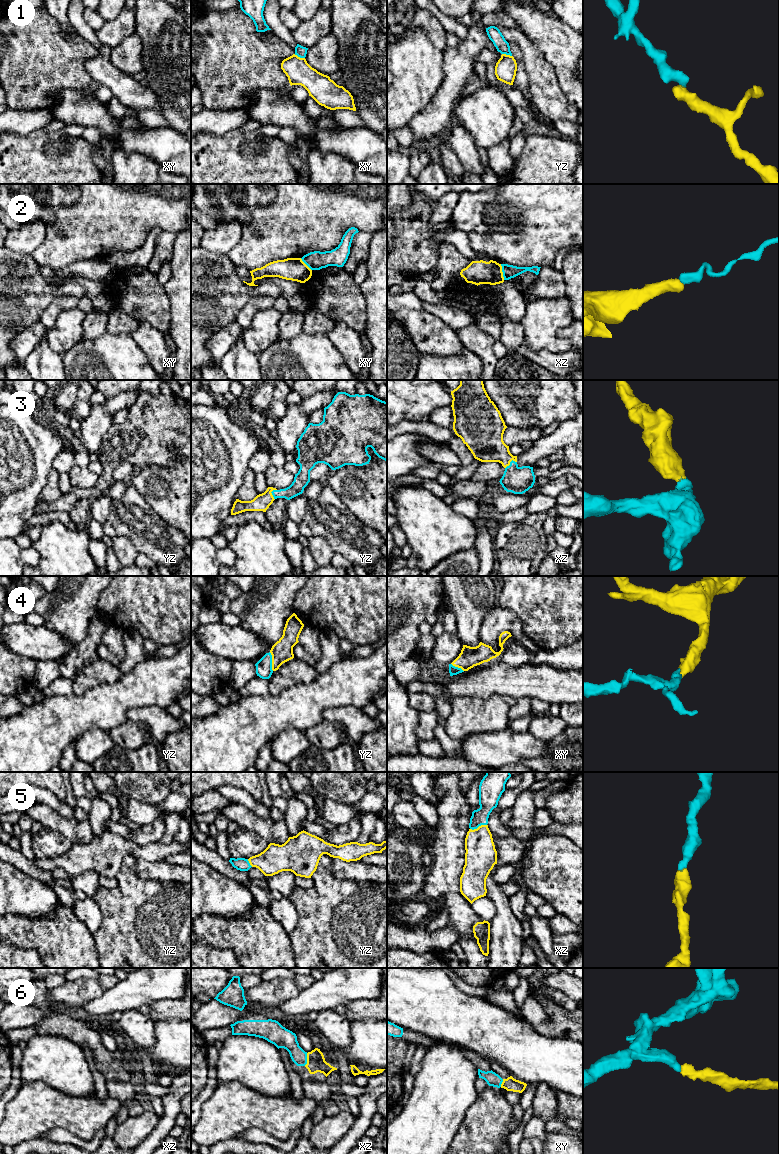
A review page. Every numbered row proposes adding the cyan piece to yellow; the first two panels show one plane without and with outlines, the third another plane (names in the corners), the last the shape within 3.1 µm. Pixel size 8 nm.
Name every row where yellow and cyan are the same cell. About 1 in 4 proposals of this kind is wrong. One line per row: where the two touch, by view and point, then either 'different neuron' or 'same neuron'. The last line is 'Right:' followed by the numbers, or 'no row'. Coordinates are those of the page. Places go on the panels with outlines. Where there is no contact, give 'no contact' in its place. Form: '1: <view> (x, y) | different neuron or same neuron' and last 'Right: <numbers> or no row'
1: xy (299, 57) | same neuron
2: xz (502, 272) | different neuron
3: xz (510, 461) | same neuron
4: yz (272, 661) | same neuron
5: xz (479, 826) | same neuron
6: xz (307, 1059) | same neuron
Right: 1, 3, 4, 5, 6

